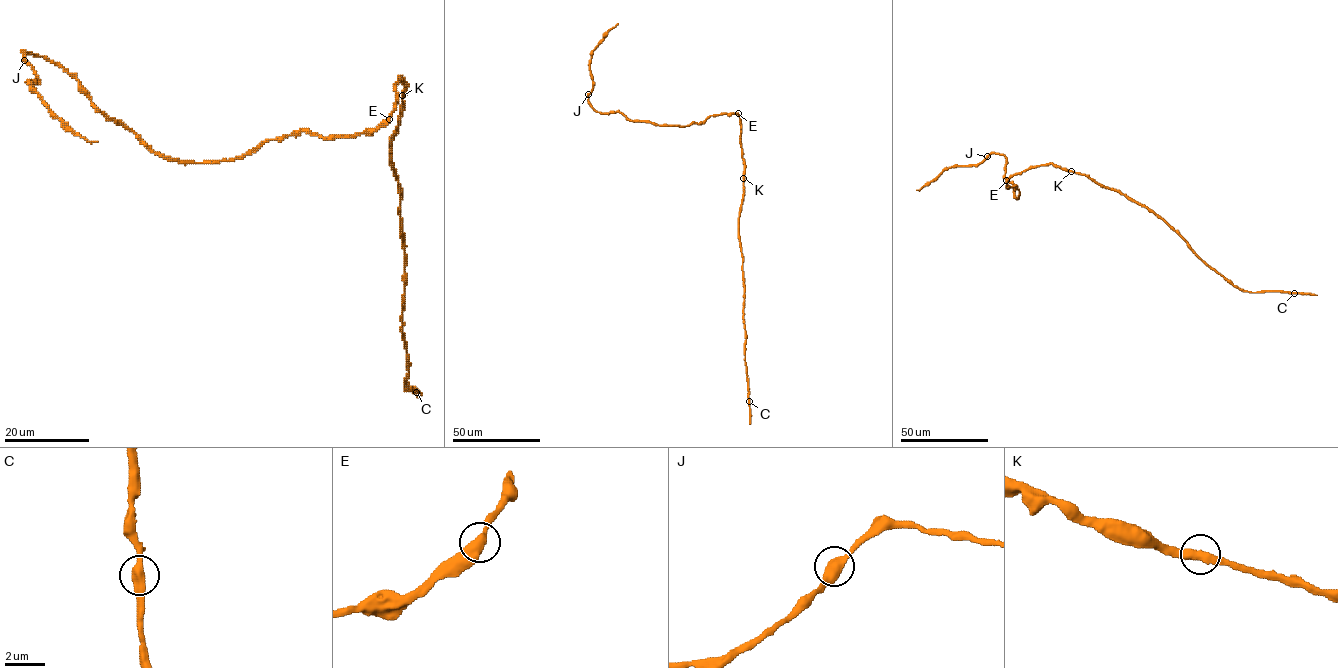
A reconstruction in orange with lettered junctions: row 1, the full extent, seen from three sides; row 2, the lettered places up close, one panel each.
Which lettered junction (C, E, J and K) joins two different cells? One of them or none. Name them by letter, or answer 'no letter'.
no letter

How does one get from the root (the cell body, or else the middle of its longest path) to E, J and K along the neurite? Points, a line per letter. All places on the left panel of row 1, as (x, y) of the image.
E: (397, 81), (395, 110), (389, 119)
J: (397, 81), (395, 110), (373, 130), (294, 131), (234, 159), (182, 162), (102, 114), (61, 66), (24, 60)
K: (397, 81), (401, 77), (404, 79), (406, 88), (403, 95)

